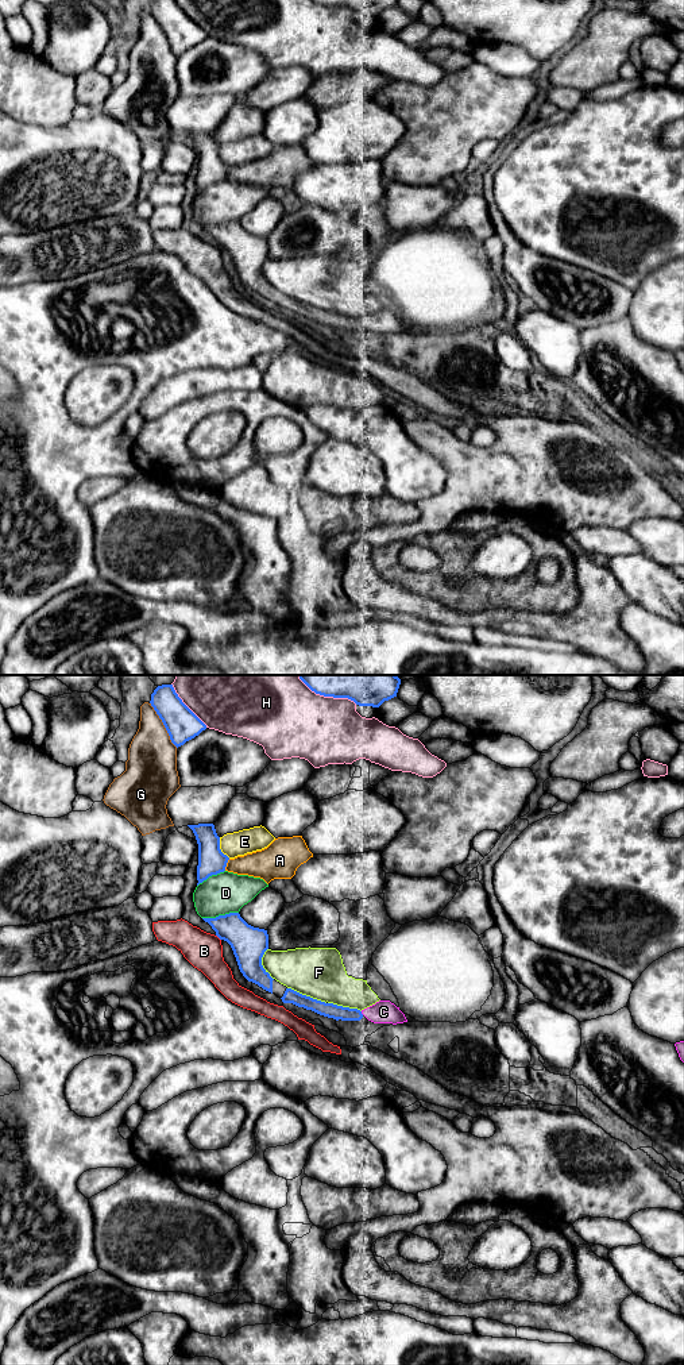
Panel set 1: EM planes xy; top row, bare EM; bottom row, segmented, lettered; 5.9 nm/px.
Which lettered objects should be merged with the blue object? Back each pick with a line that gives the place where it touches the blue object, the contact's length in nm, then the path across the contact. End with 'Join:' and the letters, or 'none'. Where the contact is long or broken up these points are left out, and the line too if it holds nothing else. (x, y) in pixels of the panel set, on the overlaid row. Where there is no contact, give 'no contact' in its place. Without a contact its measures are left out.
C: meets blue in xy at (360, 1013); contact 30 nm long
Join: C

